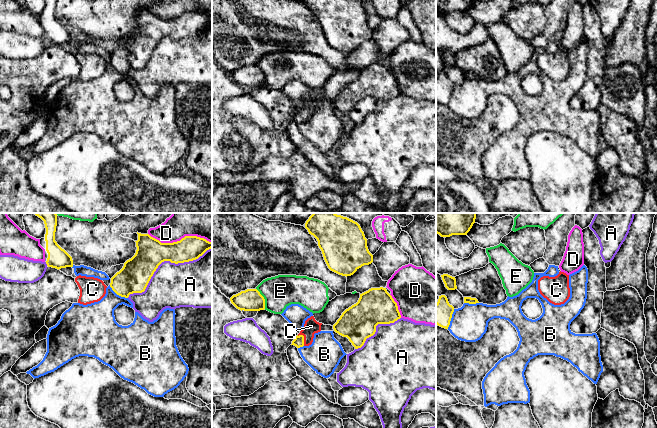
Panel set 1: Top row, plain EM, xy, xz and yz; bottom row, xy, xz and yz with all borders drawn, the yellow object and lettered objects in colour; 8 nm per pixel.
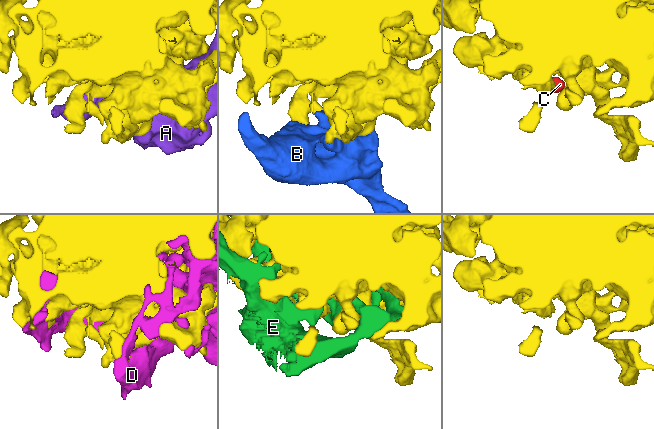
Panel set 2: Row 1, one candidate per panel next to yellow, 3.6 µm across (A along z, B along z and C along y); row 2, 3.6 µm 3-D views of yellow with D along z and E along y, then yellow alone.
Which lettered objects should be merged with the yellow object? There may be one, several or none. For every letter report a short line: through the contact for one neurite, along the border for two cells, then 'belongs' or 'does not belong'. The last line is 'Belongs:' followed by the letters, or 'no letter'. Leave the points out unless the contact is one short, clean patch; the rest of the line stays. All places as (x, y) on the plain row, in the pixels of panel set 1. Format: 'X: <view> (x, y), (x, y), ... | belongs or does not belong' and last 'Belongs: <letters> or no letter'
A: does not belong
B: does not belong
C: xz (299, 116), (303, 114), (311, 102) | belongs
D: does not belong
E: does not belong
Belongs: C

